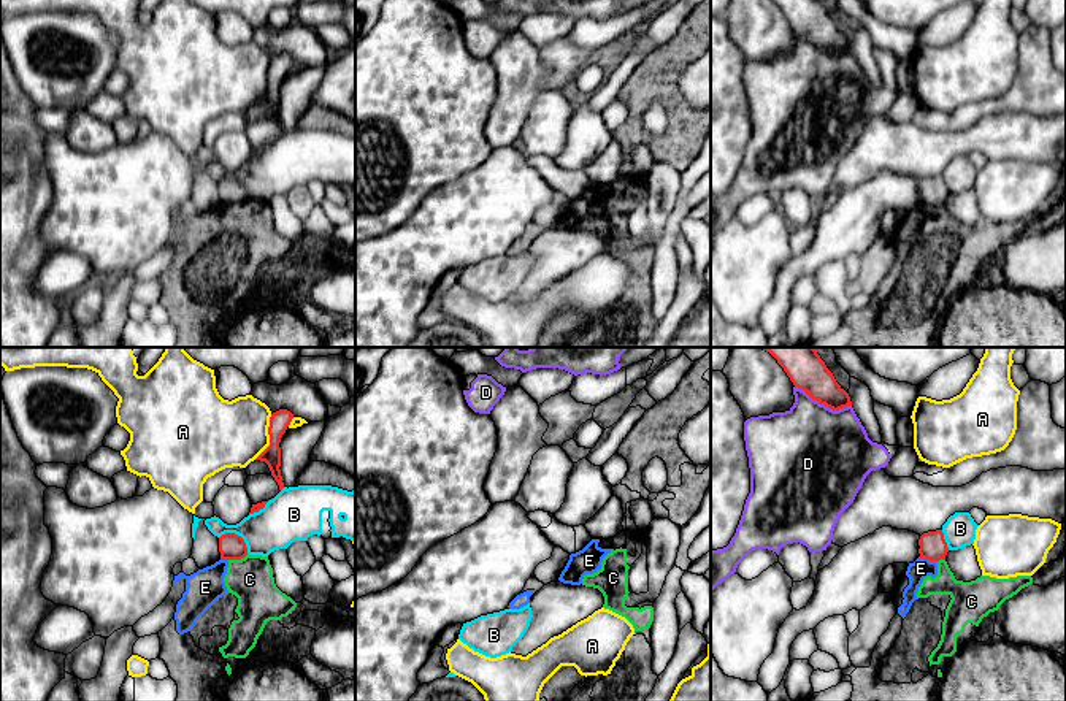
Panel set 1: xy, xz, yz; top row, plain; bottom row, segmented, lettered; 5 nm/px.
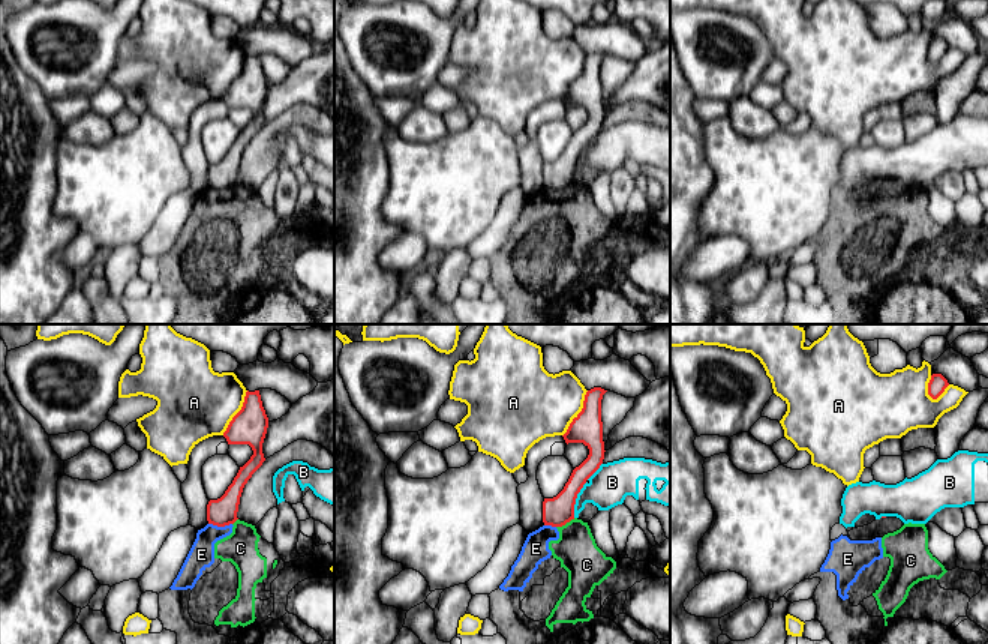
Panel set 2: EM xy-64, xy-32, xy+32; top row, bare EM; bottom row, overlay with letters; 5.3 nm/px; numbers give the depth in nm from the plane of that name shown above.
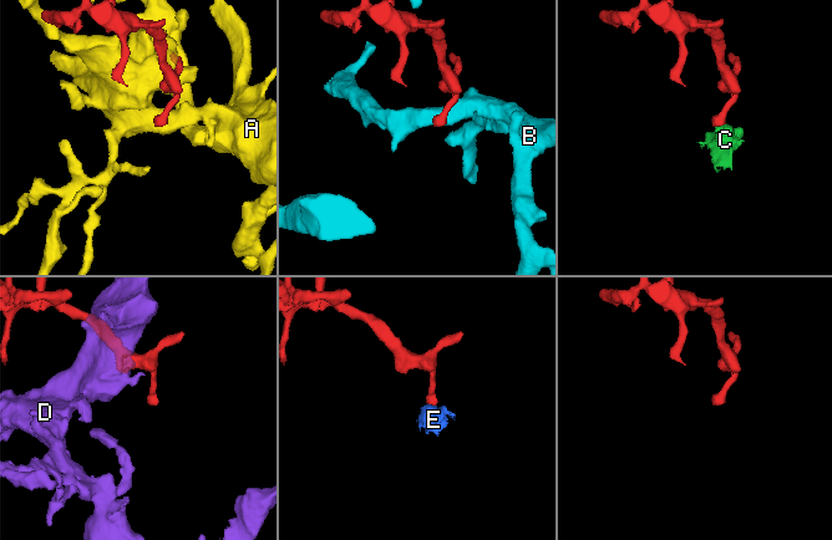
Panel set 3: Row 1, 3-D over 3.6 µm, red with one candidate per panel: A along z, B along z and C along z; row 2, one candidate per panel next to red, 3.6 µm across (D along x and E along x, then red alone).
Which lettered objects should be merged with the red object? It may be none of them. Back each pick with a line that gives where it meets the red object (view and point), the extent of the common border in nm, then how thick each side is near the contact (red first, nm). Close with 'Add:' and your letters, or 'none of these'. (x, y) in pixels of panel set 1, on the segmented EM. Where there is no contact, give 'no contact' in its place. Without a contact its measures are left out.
Add: none of these

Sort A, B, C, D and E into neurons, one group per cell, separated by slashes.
A / B / C E / D

